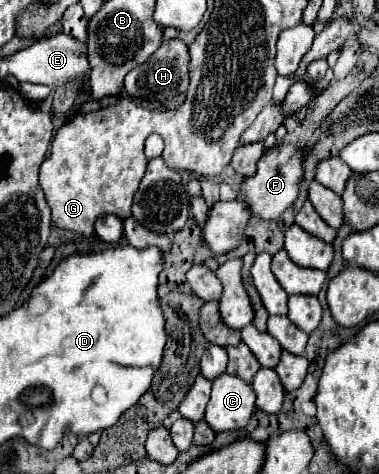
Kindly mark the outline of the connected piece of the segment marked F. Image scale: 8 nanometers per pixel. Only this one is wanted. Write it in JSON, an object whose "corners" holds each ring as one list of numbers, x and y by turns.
{"corners":[[276,145,274,149,268,149,262,155,262,159,258,161,256,175,244,179,240,185,242,201,246,201,246,207,250,209,250,215,254,219,274,221,292,205,298,195,298,183,302,179,302,161,304,151,296,149,294,145]]}

